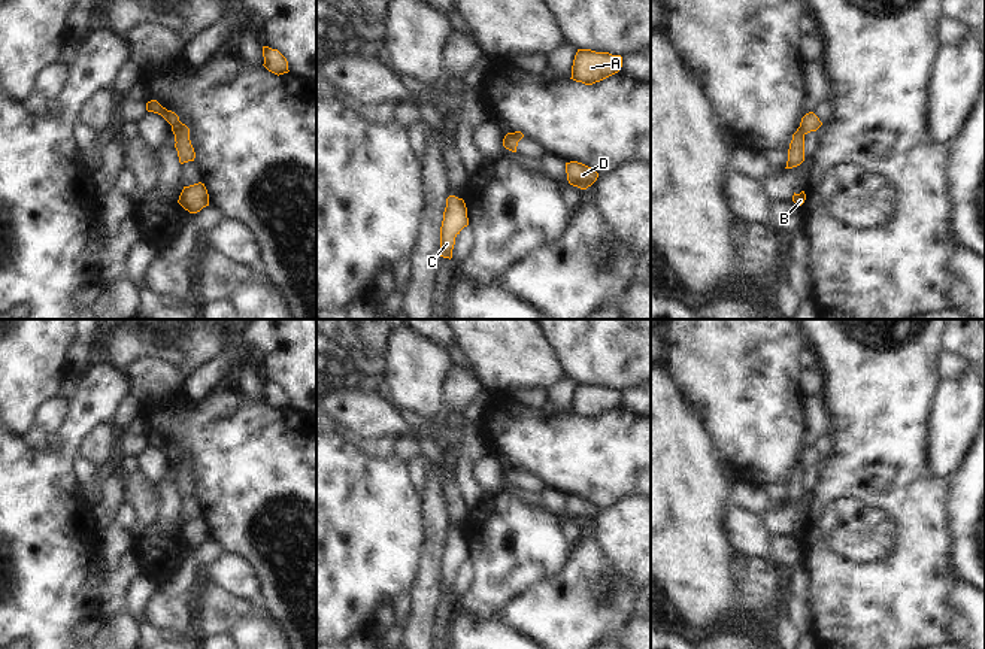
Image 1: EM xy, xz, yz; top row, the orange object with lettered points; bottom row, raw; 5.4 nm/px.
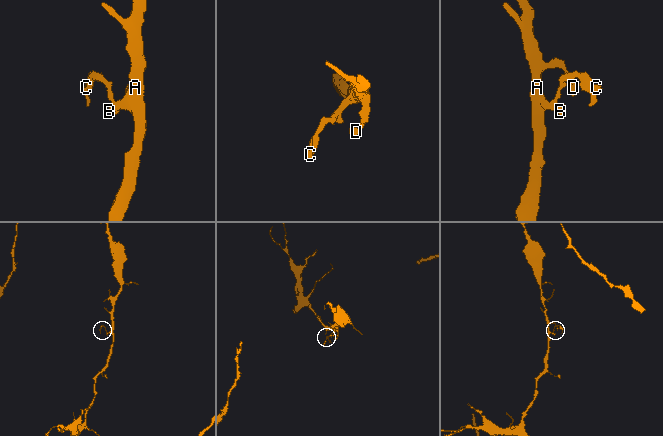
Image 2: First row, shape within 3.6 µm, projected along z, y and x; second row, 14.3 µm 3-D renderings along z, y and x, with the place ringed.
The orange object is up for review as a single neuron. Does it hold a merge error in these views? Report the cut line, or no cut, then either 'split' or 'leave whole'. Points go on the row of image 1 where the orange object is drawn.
xy (184, 124), (175, 135) | split

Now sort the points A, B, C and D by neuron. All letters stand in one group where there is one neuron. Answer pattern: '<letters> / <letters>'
A B D / C

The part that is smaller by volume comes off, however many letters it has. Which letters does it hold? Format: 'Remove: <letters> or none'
Remove: C

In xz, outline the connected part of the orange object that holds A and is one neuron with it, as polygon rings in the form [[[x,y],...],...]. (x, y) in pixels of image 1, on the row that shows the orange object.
[[[578,49],[573,66],[572,78],[576,82],[592,85],[615,73],[622,67],[622,57],[609,52],[595,52],[591,49]]]

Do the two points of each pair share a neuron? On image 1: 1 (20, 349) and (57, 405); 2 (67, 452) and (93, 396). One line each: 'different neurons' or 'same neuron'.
1: different neurons
2: same neuron

